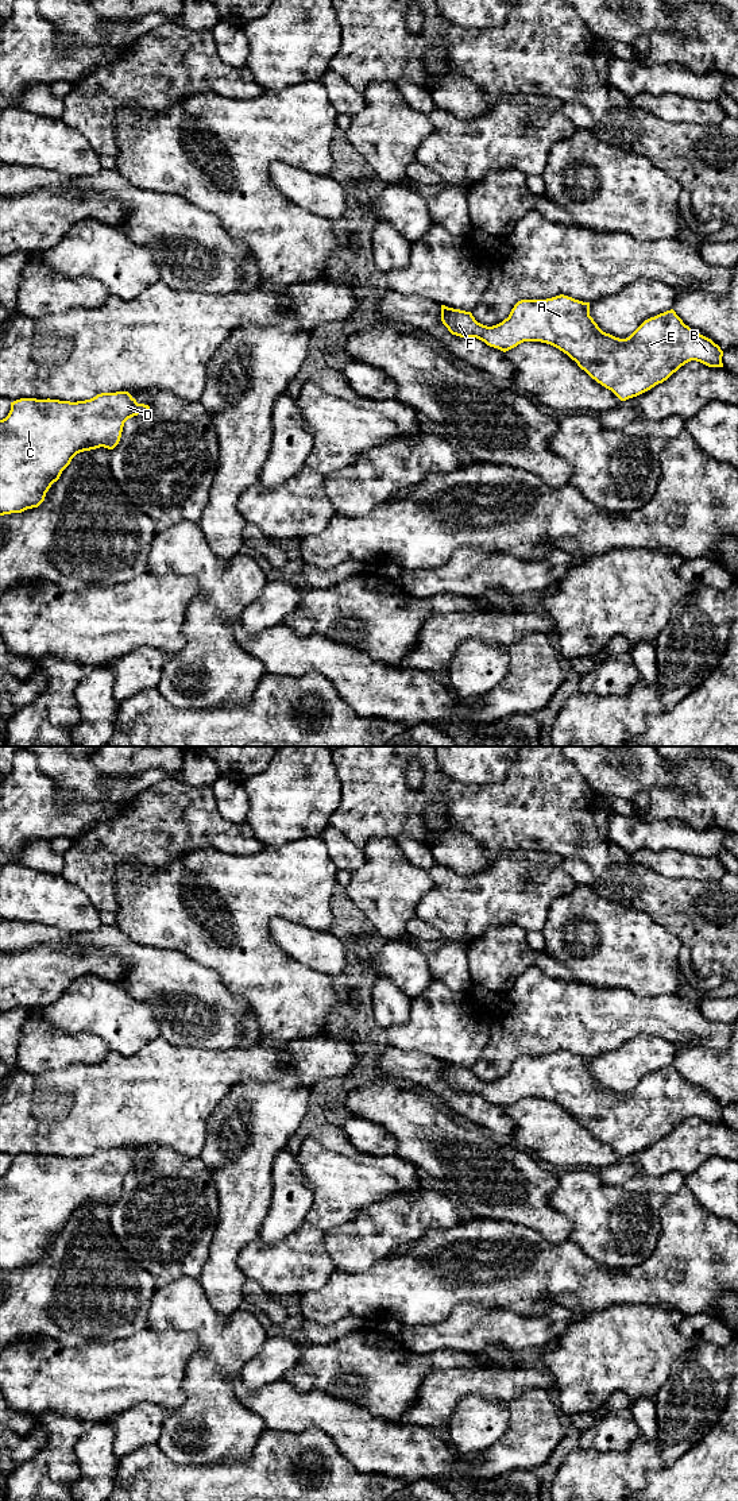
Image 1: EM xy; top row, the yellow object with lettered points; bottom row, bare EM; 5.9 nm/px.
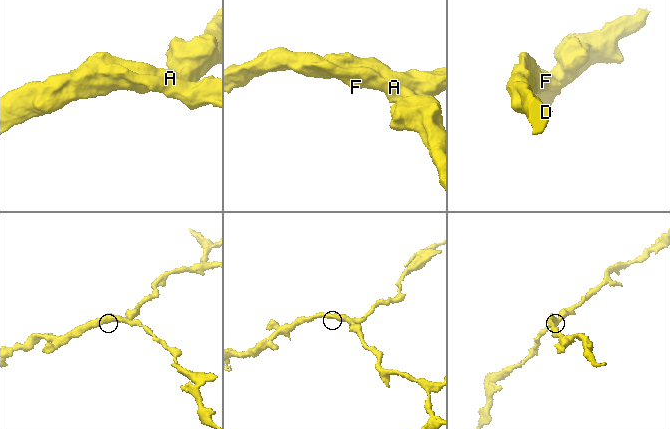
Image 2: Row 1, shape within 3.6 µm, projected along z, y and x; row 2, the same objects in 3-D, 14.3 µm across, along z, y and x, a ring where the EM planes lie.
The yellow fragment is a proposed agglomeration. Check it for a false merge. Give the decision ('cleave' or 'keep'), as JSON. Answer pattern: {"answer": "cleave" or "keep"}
{"answer": "keep"}

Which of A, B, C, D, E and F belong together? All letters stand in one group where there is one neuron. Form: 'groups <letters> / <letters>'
groups A B C D E F

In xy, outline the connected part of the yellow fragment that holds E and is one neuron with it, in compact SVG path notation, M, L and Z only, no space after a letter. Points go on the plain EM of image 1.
M560 1050L546 1056L521 1056L511 1065L502 1079L487 1083L475 1076L471 1068L441 1061L441 1077L452 1091L460 1093L476 1093L487 1101L503 1108L517 1103L523 1097L541 1097L550 1100L567 1110L592 1135L611 1146L621 1157L637 1153L658 1139L666 1137L681 1122L691 1116L700 1118L708 1123L723 1123L723 1107L711 1095L691 1085L683 1079L673 1065L645 1076L629 1093L619 1095L603 1088L590 1072L590 1058L583 1058L572 1053Z

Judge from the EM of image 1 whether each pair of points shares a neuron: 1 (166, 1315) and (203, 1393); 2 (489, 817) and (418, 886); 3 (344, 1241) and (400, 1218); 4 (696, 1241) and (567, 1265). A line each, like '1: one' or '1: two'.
1: one
2: two
3: one
4: one

